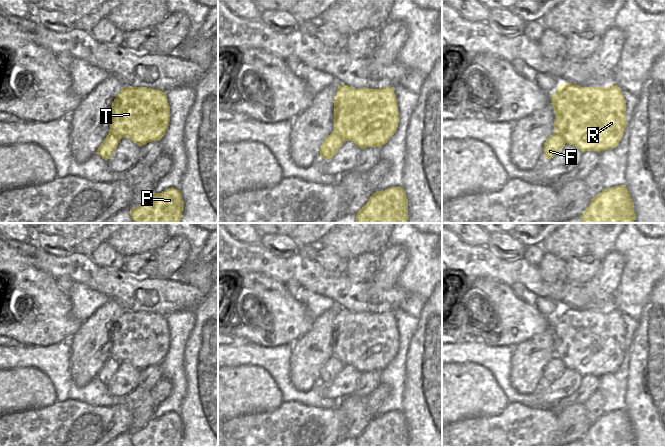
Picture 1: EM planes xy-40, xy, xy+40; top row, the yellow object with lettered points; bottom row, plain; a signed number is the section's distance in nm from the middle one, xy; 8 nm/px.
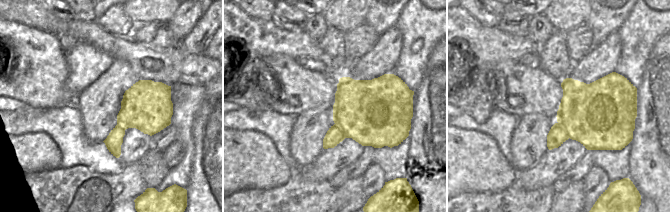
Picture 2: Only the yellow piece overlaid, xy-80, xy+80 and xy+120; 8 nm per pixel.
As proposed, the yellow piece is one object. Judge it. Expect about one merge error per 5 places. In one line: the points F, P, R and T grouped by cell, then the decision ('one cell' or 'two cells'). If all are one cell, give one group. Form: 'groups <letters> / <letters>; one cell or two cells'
groups F P R T; one cell

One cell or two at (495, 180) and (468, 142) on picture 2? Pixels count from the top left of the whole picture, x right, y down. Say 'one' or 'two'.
one

